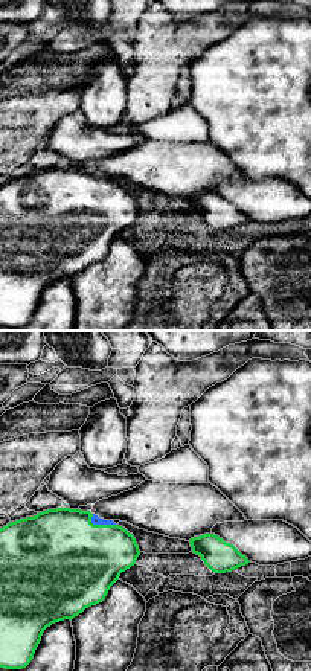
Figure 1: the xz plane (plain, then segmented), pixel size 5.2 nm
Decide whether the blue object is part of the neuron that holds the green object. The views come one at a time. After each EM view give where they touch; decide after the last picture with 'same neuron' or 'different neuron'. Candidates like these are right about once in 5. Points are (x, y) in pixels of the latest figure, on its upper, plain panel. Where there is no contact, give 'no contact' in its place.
(101, 183)

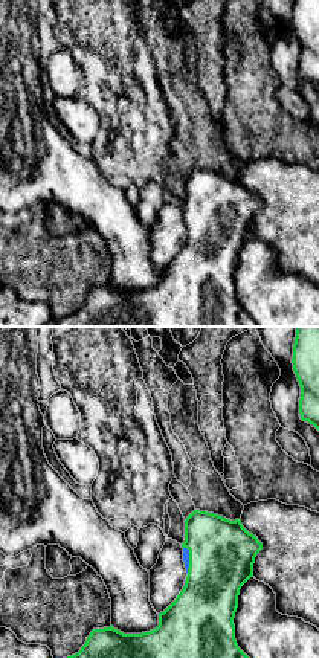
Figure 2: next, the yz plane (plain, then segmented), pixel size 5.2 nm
(190, 217)

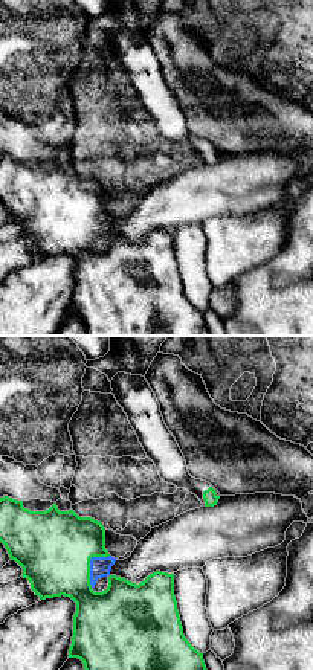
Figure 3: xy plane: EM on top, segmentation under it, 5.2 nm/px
(89, 222)

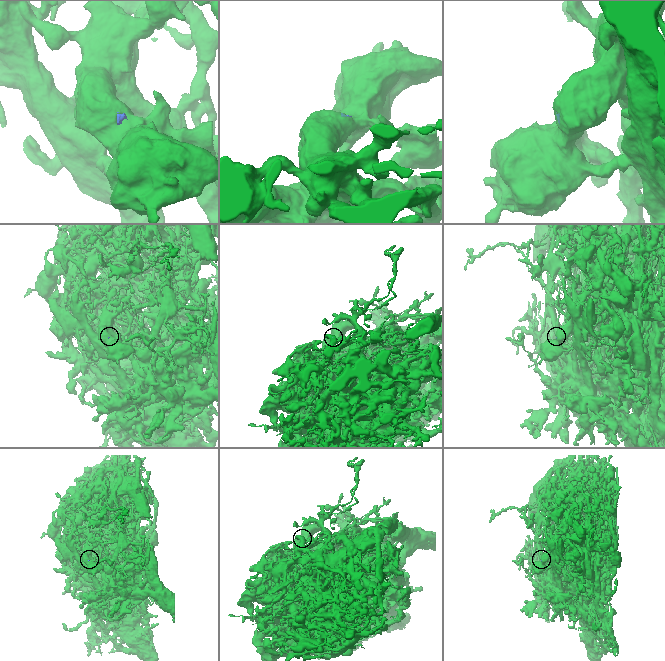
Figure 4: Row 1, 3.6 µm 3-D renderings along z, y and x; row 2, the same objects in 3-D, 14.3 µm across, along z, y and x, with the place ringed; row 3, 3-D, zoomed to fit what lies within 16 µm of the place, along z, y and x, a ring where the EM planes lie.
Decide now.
same neuron

